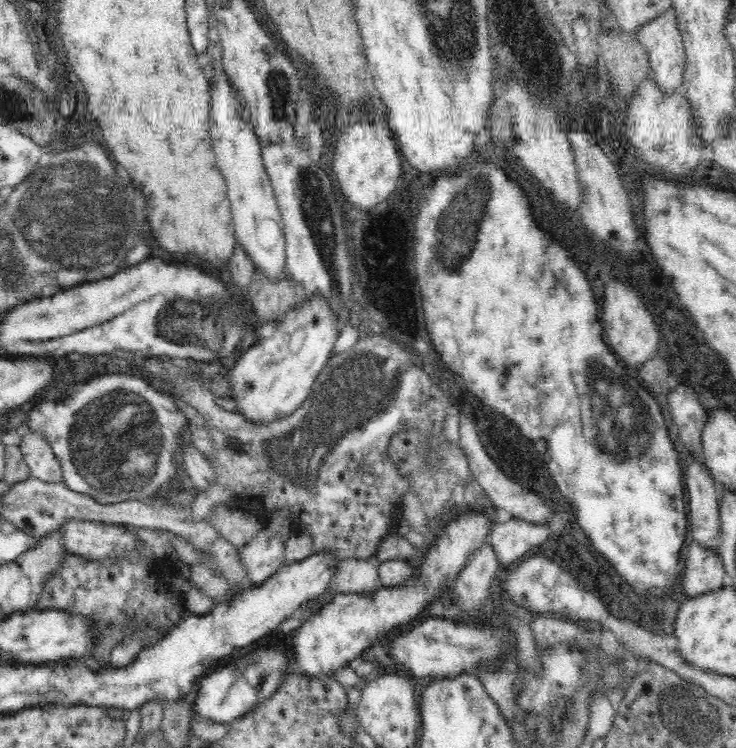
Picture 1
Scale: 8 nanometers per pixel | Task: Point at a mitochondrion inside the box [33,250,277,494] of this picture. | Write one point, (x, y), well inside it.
(204, 321)

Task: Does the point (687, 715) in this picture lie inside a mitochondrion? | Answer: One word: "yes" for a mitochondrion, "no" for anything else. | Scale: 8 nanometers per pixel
yes

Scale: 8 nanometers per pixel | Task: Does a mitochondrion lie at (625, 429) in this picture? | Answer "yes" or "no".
yes

